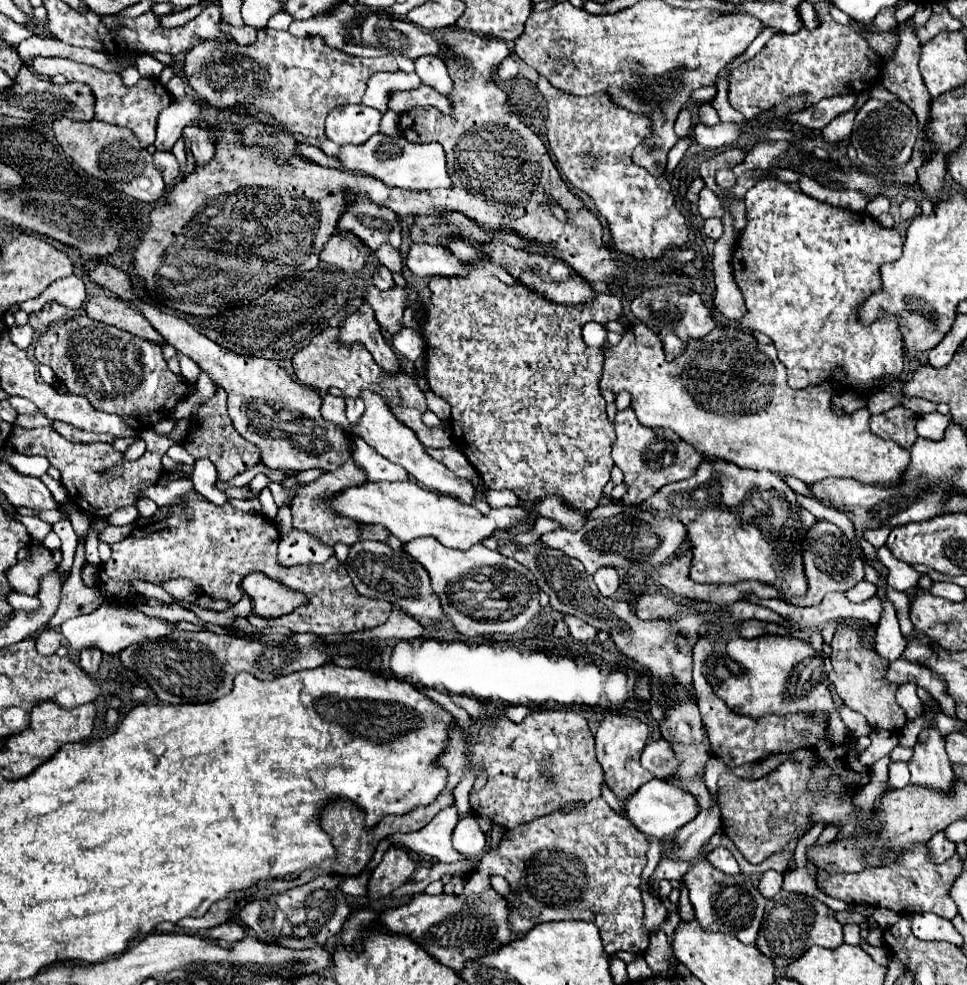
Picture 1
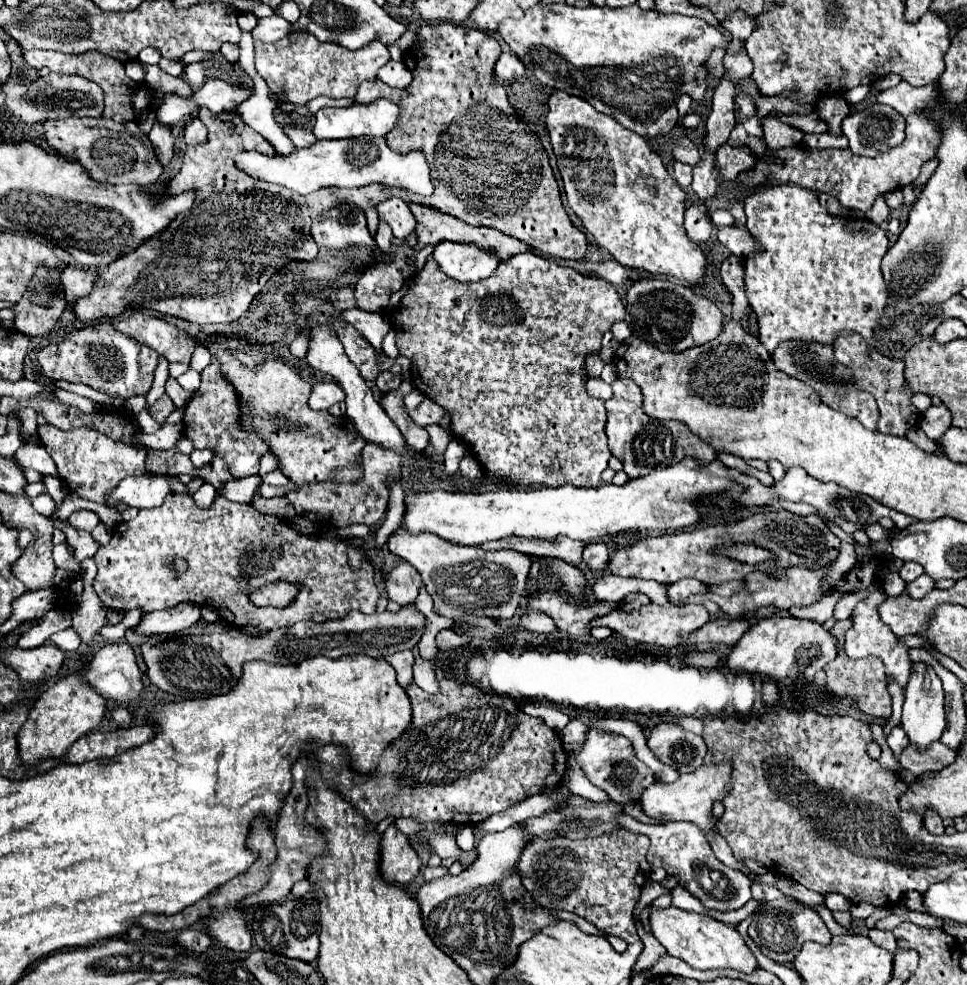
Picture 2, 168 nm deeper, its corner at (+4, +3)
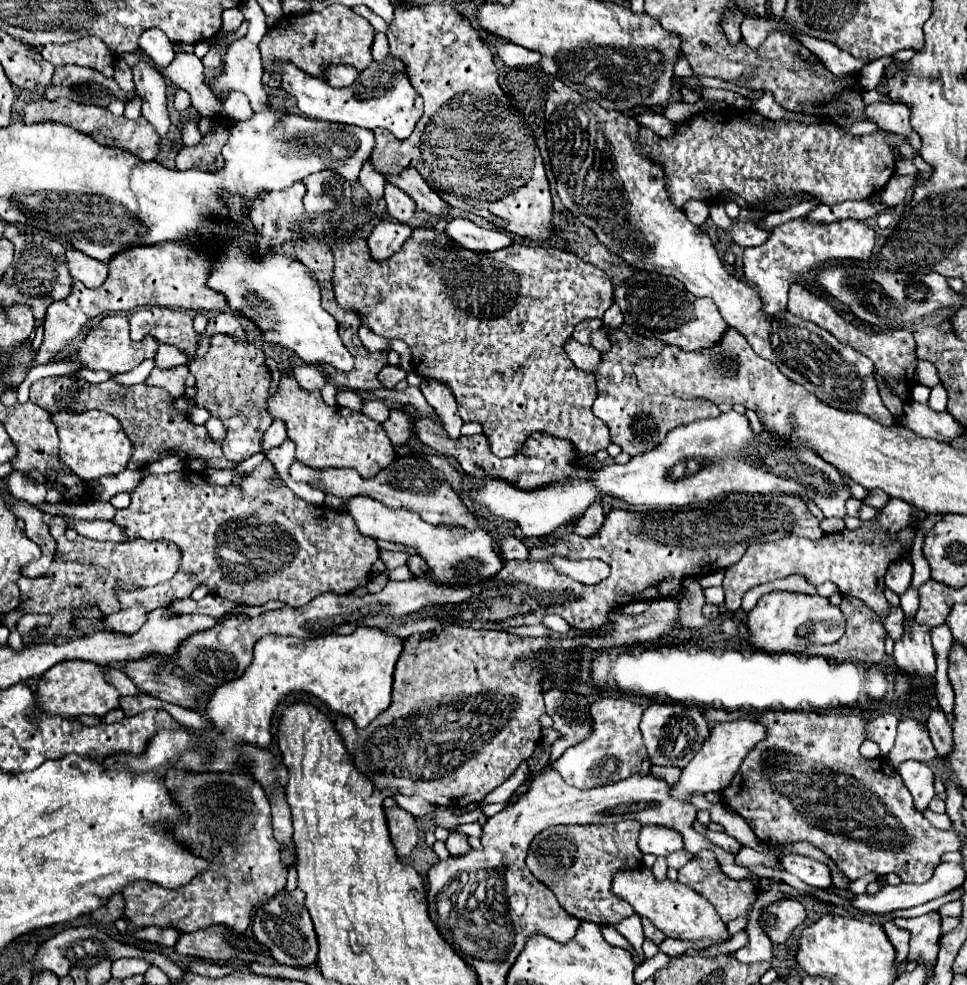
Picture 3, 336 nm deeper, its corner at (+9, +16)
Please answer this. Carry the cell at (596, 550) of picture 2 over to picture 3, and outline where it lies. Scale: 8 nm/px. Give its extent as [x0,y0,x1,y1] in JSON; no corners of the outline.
[574,500,604,538]

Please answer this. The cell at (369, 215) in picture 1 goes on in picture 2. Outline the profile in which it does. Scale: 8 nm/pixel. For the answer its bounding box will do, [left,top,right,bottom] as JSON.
[377,197,415,239]

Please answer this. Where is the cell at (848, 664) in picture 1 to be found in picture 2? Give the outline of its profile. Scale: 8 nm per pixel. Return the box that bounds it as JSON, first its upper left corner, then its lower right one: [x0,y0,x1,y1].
[823,619,891,719]

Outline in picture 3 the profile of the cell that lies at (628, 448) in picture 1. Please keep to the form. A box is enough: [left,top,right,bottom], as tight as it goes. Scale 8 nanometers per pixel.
[592,324,720,456]

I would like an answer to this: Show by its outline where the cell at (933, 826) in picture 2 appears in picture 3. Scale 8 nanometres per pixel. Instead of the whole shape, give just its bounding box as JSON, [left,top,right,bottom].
[896,760,936,812]

